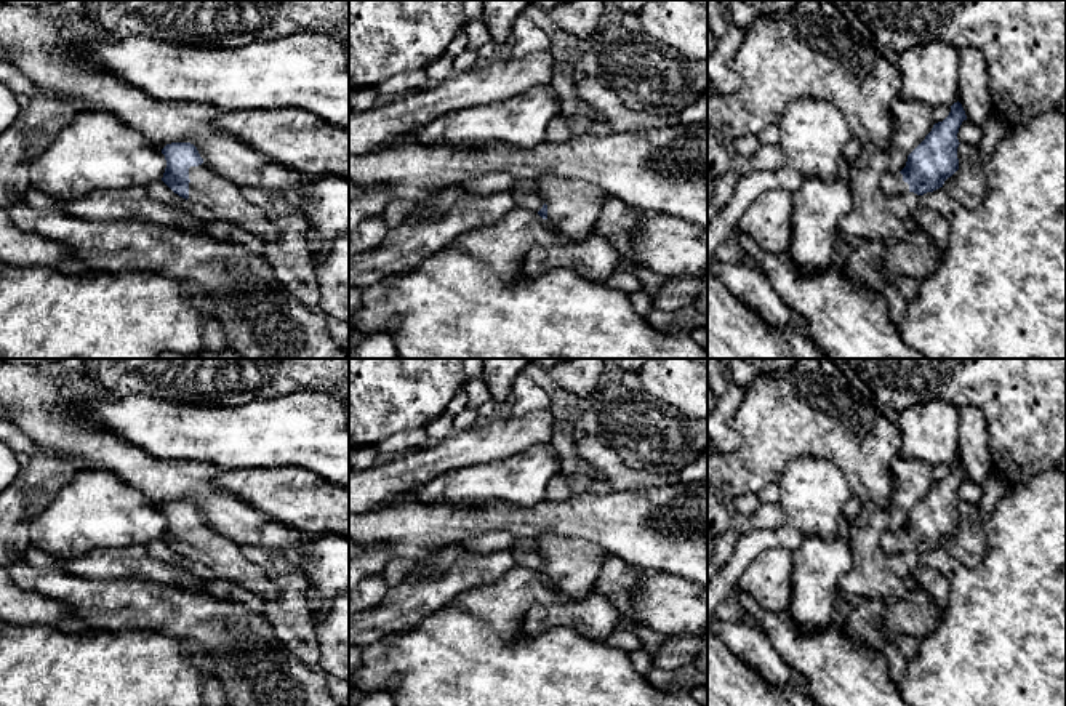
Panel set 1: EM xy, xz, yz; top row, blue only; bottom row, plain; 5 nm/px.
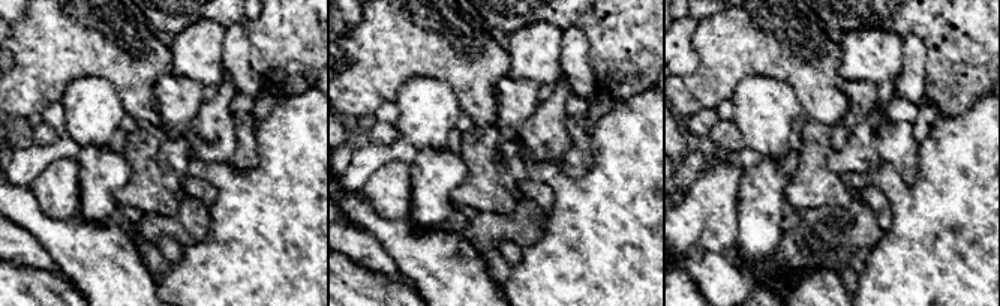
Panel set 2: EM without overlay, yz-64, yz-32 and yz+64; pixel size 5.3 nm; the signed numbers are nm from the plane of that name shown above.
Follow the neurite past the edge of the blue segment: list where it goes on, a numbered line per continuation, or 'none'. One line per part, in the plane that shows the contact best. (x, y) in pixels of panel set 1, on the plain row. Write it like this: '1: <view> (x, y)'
1: xy (218, 553)

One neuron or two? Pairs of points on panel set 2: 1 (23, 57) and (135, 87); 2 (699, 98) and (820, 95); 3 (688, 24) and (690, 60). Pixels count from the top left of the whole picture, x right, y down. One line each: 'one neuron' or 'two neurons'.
1: one neuron
2: one neuron
3: one neuron

